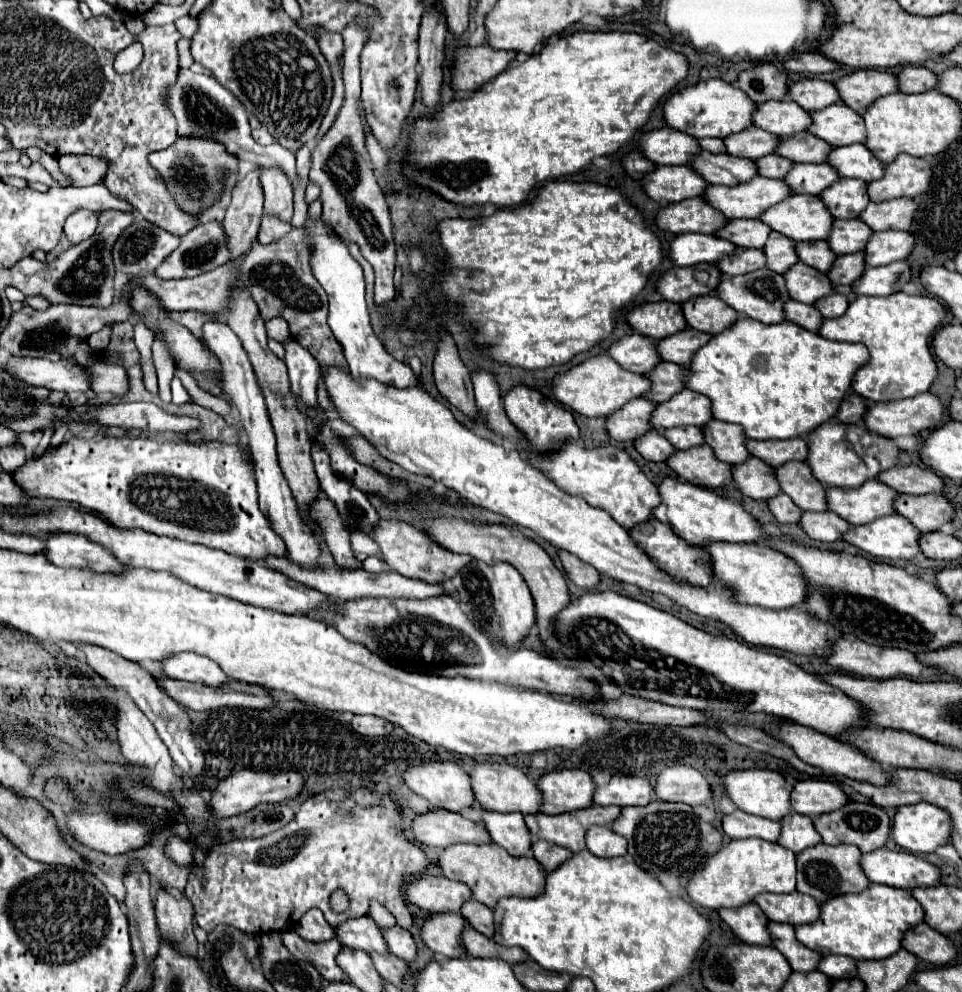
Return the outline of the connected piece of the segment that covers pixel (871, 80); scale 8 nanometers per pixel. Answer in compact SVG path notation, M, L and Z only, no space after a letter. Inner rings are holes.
M855 70L833 82L839 98L845 106L855 112L865 112L865 108L877 100L877 96L887 96L897 92L897 80L893 74L883 70Z

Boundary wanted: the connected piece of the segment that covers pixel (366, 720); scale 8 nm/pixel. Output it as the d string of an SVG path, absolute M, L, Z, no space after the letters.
M353 716L351 726L361 736L387 736L393 732L393 724L375 716Z

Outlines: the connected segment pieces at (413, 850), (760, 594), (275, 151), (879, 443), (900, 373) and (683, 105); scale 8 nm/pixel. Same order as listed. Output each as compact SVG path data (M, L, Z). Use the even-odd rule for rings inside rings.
M325 790L309 796L297 816L283 828L271 832L269 836L255 840L231 840L213 846L197 868L191 870L185 896L193 904L195 922L211 932L217 924L233 926L241 932L261 936L267 932L277 932L291 928L303 912L309 908L319 908L331 926L341 924L349 918L365 916L369 910L369 900L379 900L395 918L401 928L411 928L413 918L407 910L403 886L409 874L421 874L429 868L425 854L417 844L409 842L401 832L401 812L389 798L379 798L373 792L357 790L353 794L345 790ZM335 890L343 890L349 896L349 908L345 912L335 912L329 904L329 896Z
M713 544L713 548L705 548L711 552L713 558L713 570L715 576L719 580L725 580L725 584L733 584L733 590L737 592L737 596L741 596L741 600L749 602L749 604L757 604L757 606L765 606L765 608L791 608L797 604L805 604L807 600L807 580L801 572L801 568L797 566L797 562L793 558L789 558L787 554L783 554L777 548L771 548L767 544Z
M179 70L177 80L173 86L167 88L165 92L165 104L173 112L177 120L177 136L179 138L209 138L227 148L229 154L233 154L239 160L249 160L253 164L273 164L279 166L287 176L297 180L295 174L295 154L281 148L279 144L271 146L259 146L251 138L251 126L247 120L247 112L241 106L241 102L227 90L223 88L215 78L203 76L203 74L193 74L191 70Z
M829 420L829 424L821 424L807 436L807 464L813 476L823 486L841 486L841 488L857 488L865 480L873 480L879 472L897 466L899 448L893 440L885 436L877 436L863 426L841 424L837 420Z
M895 292L891 296L855 296L843 316L823 320L817 334L827 340L861 342L869 350L869 362L859 368L851 380L853 392L865 400L901 400L927 392L937 376L935 358L929 348L931 334L943 324L945 308L931 296L909 296Z
M711 78L705 82L697 82L693 86L687 86L679 92L675 92L665 104L663 104L663 120L669 128L685 132L693 138L725 138L733 132L741 132L745 128L751 128L751 114L753 114L753 100L745 96L737 86L727 84L719 78Z

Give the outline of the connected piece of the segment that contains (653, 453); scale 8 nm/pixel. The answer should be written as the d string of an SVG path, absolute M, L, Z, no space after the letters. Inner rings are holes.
M649 430L643 436L635 438L633 446L645 460L651 460L651 462L663 462L667 460L667 456L675 452L675 448L665 440L665 436L659 430L653 430L653 432Z

